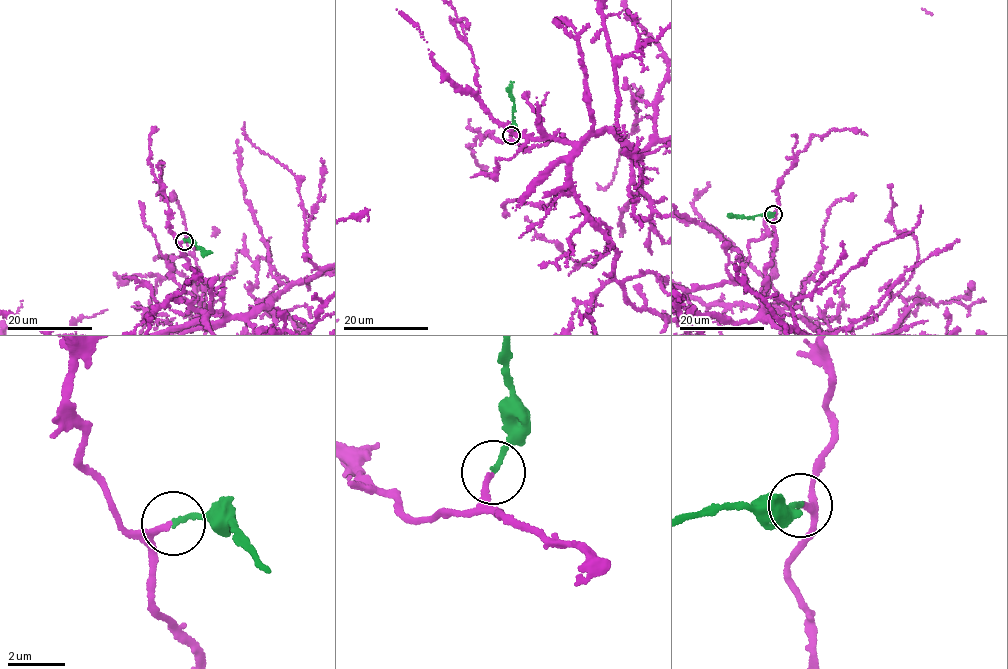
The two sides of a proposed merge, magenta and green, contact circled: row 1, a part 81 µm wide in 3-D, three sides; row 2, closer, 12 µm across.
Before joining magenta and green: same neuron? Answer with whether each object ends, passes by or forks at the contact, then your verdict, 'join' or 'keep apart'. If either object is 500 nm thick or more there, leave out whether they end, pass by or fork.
magenta ends there; green ends there; join

